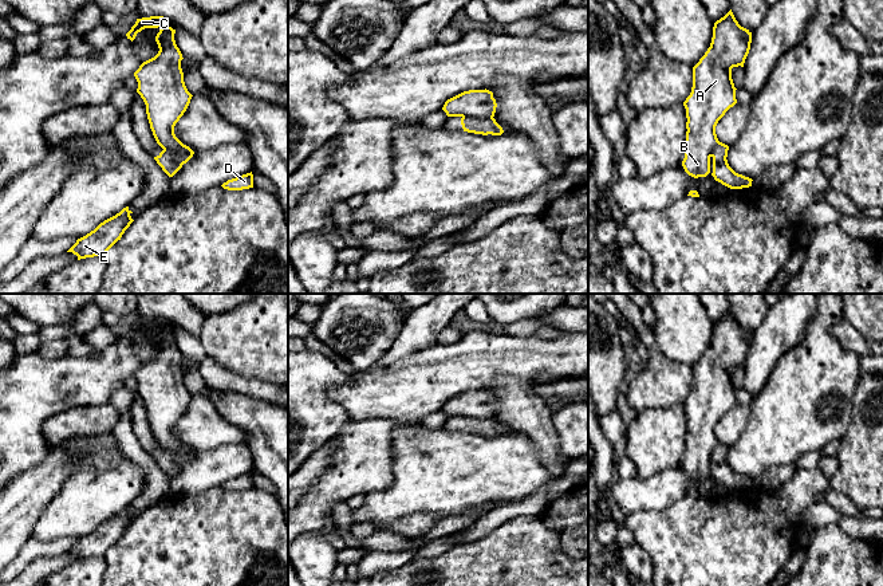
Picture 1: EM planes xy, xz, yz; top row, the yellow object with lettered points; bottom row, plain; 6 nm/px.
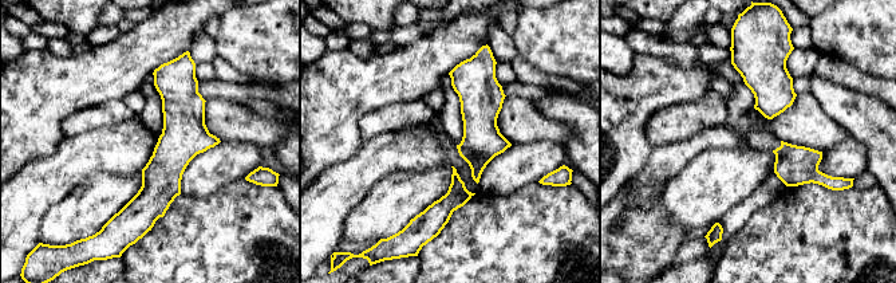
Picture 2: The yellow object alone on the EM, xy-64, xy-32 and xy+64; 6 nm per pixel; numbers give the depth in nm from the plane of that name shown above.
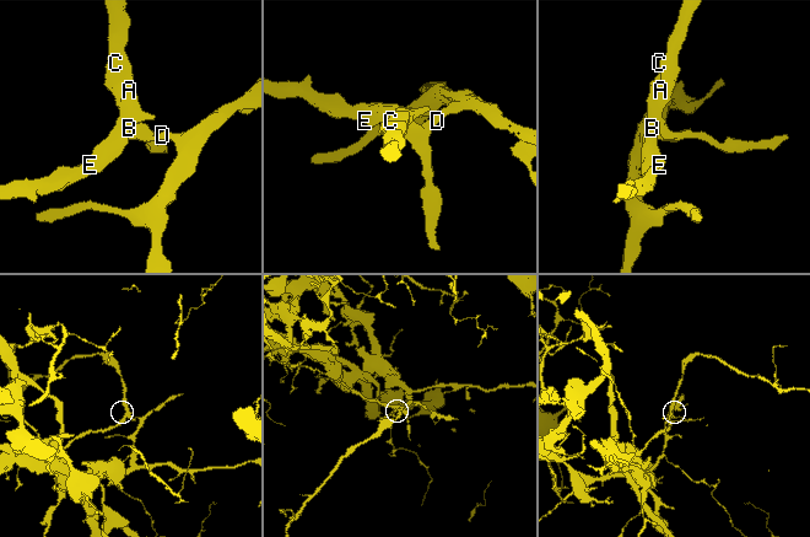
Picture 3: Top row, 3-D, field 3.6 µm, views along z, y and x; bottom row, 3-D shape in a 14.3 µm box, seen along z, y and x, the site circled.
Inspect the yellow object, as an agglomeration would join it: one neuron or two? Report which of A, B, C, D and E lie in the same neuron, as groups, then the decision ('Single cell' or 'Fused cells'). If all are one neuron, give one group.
Groups: A B C E / D. Fused cells

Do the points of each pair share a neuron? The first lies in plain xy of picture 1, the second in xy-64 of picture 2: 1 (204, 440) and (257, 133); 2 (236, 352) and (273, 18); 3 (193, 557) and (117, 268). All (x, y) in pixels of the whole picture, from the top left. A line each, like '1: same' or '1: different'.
1: same
2: same
3: different

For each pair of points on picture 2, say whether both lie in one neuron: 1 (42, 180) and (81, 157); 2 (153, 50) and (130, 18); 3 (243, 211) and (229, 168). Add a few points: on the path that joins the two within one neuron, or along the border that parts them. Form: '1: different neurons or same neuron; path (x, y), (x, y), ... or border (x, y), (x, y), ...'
1: same neuron; path (51, 179), (71, 162)
2: different neurons; border (150, 14), (126, 26)
3: different neurons; border (244, 177), (231, 180), (205, 196)

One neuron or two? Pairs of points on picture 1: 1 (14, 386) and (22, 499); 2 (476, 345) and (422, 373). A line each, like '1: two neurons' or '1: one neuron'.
1: two neurons
2: one neuron

